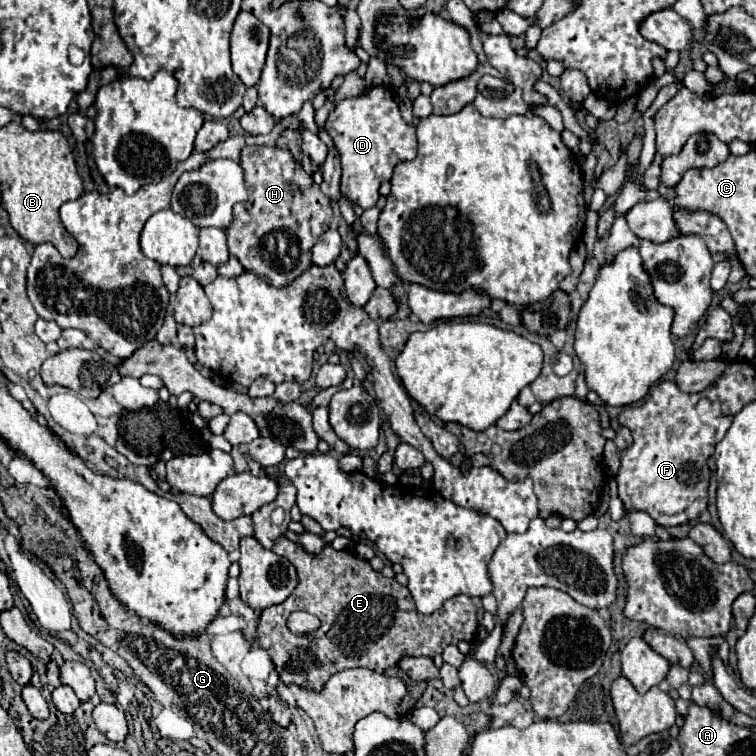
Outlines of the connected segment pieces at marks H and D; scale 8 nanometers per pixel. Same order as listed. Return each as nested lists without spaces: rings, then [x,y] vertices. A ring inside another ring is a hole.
[[[256,145],[244,147],[244,151],[242,151],[242,155],[240,155],[240,167],[242,167],[242,171],[244,171],[244,183],[246,183],[246,189],[248,189],[250,199],[246,201],[246,205],[238,205],[238,207],[234,209],[234,219],[232,219],[230,227],[226,229],[228,251],[230,251],[230,255],[234,255],[234,257],[242,263],[244,269],[254,271],[258,277],[262,277],[266,283],[270,283],[270,285],[274,285],[274,287],[282,287],[284,283],[296,279],[300,273],[304,273],[304,271],[312,265],[312,245],[314,245],[316,239],[328,229],[328,225],[330,225],[330,221],[332,221],[332,205],[330,205],[330,199],[324,197],[324,193],[318,193],[312,175],[308,175],[308,173],[302,169],[302,165],[300,165],[298,161],[294,161],[294,157],[292,157],[292,153],[290,153],[288,149],[280,149],[280,147],[256,147]],[[278,231],[284,233],[284,235],[278,235],[278,237],[284,237],[284,239],[286,239],[286,251],[282,251],[282,253],[280,253],[278,249],[274,249],[274,245],[268,245],[268,241],[266,241],[268,237],[276,237],[276,235],[272,235],[272,233],[278,233]]]
[[[372,87],[360,97],[340,101],[328,115],[326,129],[342,159],[342,195],[362,209],[376,205],[382,181],[392,177],[398,163],[416,157],[416,129],[402,119],[388,87]]]

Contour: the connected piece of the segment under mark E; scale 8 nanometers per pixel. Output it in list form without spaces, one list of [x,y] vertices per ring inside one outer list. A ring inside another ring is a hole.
[[[280,537],[272,551],[286,557],[298,571],[298,585],[292,595],[284,603],[264,609],[258,623],[258,641],[286,685],[296,683],[320,691],[326,679],[342,669],[368,667],[382,673],[404,655],[434,657],[448,645],[472,641],[478,631],[476,609],[468,595],[456,595],[448,599],[440,611],[422,615],[416,611],[408,587],[384,577],[380,571],[374,571],[368,561],[348,551],[336,551],[328,545],[320,557],[312,557],[288,537]],[[294,611],[316,615],[322,627],[304,637],[292,635],[286,627],[286,619]]]

